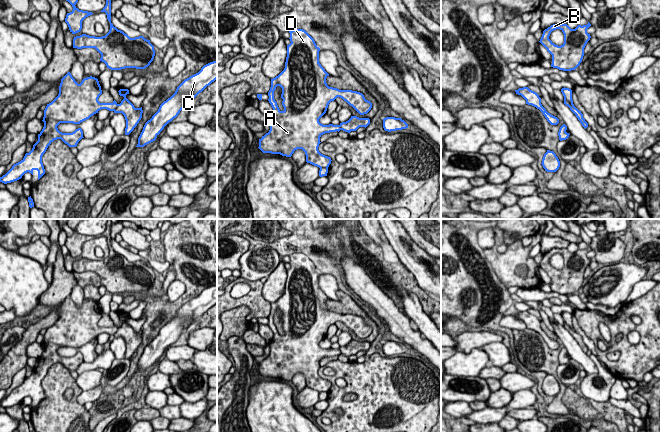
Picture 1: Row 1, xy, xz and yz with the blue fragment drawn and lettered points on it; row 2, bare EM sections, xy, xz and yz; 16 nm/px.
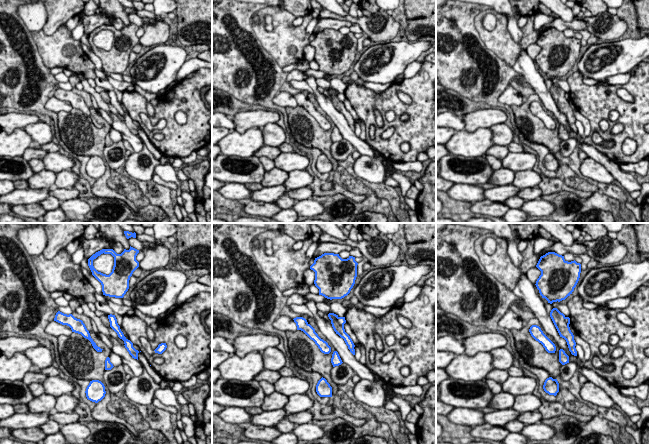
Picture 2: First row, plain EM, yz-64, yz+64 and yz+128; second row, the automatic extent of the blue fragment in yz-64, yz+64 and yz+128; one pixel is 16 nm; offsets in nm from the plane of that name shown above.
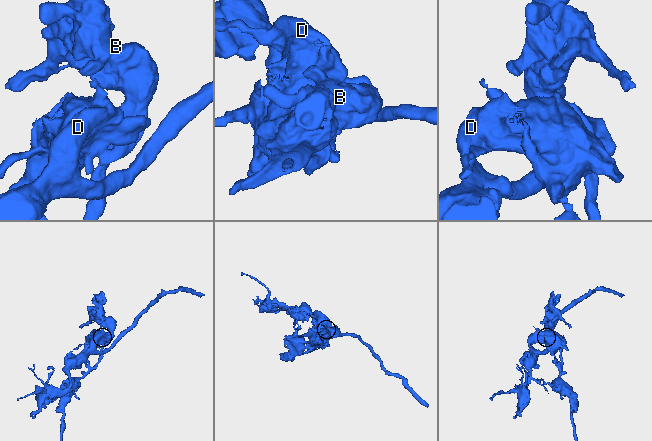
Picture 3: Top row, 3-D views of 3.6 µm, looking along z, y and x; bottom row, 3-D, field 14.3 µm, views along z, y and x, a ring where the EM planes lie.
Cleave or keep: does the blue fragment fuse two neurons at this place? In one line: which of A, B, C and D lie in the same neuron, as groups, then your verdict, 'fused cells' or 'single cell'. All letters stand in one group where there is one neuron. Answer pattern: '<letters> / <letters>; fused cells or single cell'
A C D / B; fused cells

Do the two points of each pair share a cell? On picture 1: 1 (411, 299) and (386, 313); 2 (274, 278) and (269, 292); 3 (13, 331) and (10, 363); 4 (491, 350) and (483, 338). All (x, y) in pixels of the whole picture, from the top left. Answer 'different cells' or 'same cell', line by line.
1: different cells
2: same cell
3: different cells
4: different cells

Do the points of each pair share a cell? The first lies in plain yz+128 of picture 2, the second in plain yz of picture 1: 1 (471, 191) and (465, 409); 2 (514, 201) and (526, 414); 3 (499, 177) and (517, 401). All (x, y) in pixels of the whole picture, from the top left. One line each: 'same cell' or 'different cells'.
1: same cell
2: different cells
3: different cells

